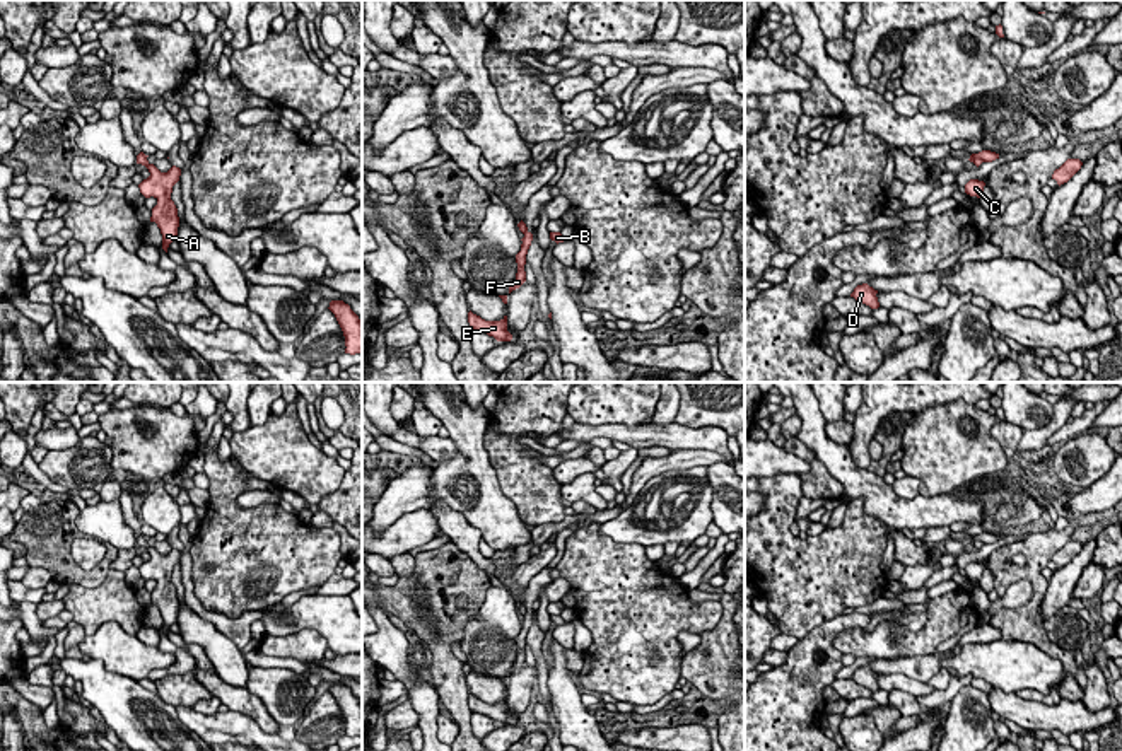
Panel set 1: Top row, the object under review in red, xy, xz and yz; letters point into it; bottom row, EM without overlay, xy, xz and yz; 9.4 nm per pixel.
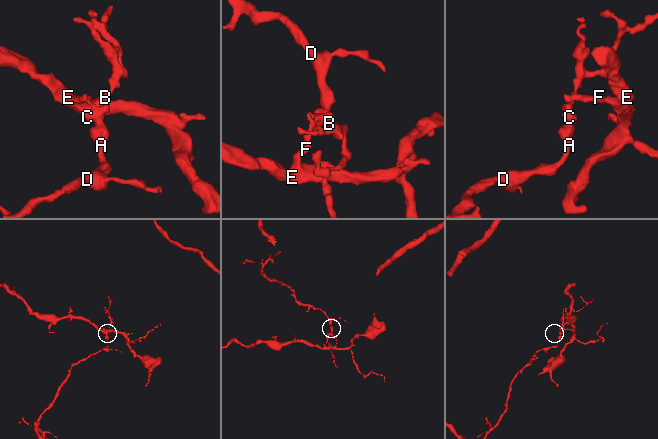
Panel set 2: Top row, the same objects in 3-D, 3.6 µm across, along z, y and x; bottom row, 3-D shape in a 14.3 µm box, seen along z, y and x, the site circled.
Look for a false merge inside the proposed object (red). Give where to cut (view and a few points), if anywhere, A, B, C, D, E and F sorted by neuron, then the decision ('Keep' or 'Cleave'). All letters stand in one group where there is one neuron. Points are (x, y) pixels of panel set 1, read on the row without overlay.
Split along yz (974, 536), (984, 543). Groups: A B C D / E F. Cleave

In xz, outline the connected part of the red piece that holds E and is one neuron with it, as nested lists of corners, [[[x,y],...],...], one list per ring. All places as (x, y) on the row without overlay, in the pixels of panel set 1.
[[[470,693],[468,705],[471,713],[487,715],[488,719],[494,719],[497,724],[512,722],[512,717],[507,713],[507,698],[504,698],[500,703],[485,703]]]

